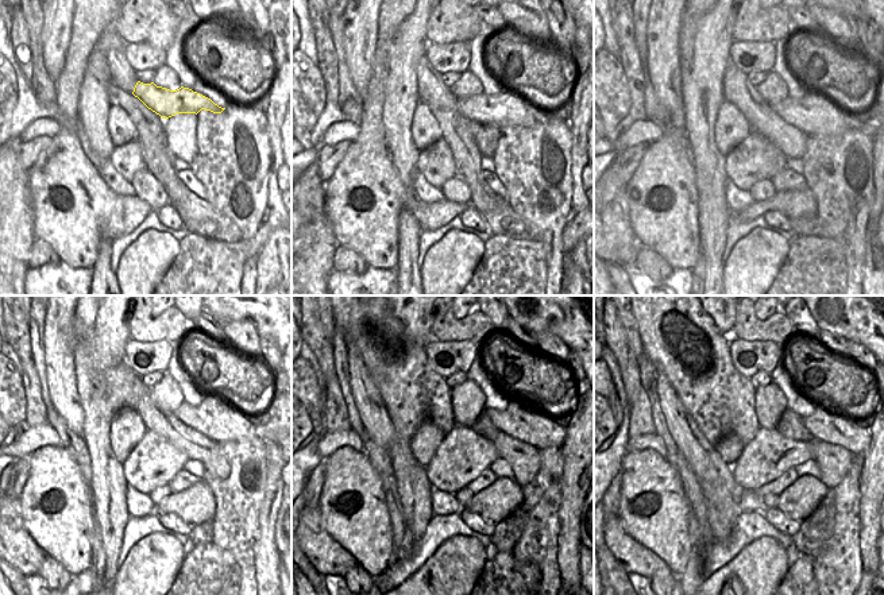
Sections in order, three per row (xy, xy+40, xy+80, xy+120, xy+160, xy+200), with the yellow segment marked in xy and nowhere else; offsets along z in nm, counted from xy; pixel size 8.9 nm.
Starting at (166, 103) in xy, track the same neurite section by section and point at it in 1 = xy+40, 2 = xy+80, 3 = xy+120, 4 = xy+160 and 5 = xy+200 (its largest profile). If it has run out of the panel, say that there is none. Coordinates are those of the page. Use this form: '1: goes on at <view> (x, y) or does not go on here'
1: goes on at xy+40 (508, 108)
2: goes on at xy+80 (814, 114)
3: goes on at xy+120 (213, 417)
4: goes on at xy+160 (517, 421)
5: goes on at xy+200 (822, 424)

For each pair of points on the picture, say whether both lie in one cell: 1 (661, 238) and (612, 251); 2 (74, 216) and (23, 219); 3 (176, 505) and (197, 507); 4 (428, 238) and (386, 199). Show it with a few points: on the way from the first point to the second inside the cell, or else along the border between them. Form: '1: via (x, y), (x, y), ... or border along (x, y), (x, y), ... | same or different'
1: border along (633, 234), (644, 246) | different
2: border along (29, 188), (35, 238) | different
3: via (181, 505), (192, 505) | same
4: border along (452, 220), (423, 232) | different

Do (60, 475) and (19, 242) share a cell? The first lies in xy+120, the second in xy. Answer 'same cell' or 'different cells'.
different cells

